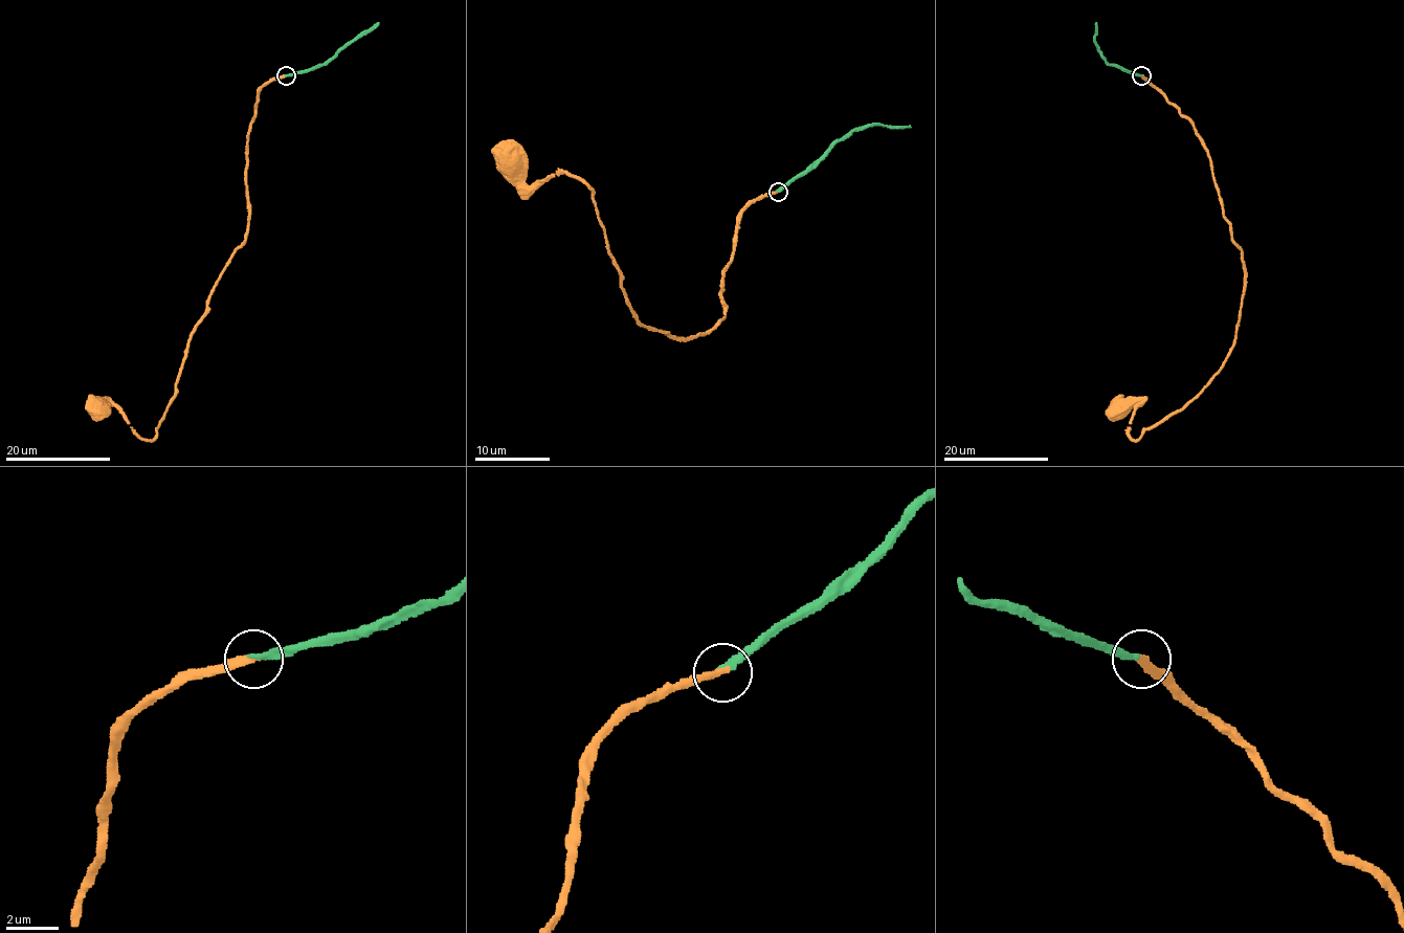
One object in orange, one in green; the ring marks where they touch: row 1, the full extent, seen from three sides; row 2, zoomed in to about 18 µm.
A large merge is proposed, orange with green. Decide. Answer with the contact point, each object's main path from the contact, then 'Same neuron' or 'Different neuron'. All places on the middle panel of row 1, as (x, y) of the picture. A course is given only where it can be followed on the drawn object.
Place: (778, 192). Course of orange: (777, 192), (741, 213), (722, 317), (672, 337), (629, 306), (594, 194), (565, 173), (527, 186), (508, 158). Course of green: (777, 192), (807, 171), (853, 130), (874, 125), (910, 127). Same neuron

